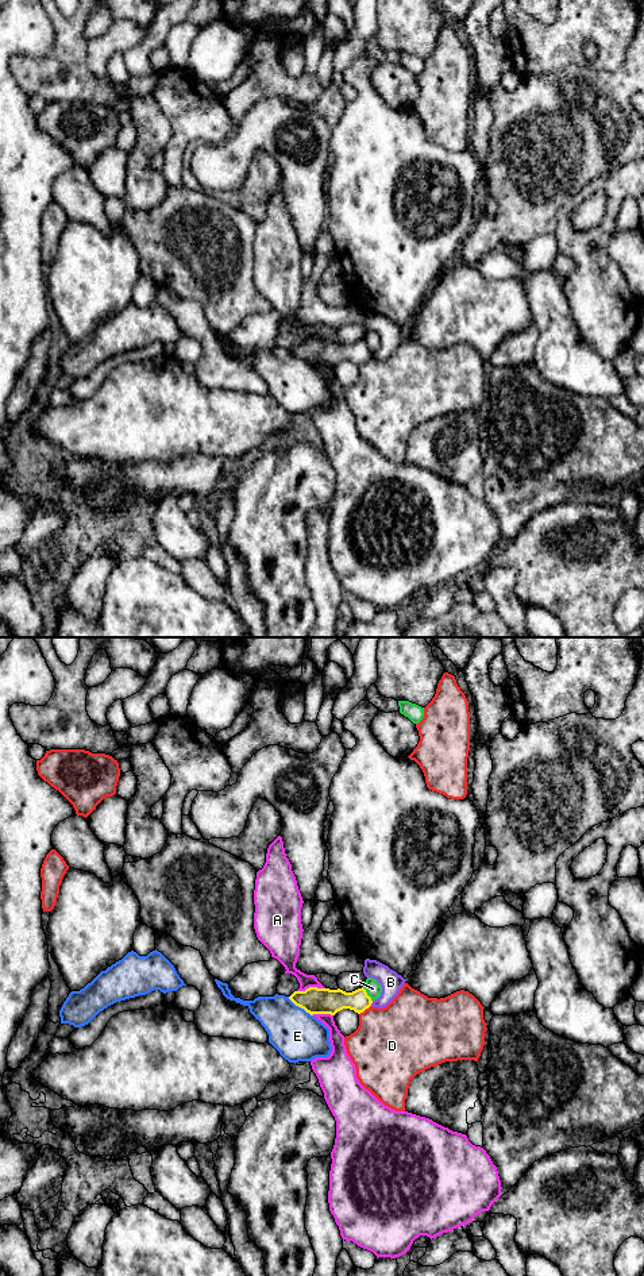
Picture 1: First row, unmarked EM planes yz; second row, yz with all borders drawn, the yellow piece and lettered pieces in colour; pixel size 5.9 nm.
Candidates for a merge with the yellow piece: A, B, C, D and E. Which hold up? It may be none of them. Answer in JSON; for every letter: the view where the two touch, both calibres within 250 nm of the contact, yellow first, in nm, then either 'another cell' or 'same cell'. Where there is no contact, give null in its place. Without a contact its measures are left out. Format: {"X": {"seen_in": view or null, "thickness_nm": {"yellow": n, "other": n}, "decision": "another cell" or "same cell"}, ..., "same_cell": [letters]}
{"A": {"seen_in": "yz", "thickness_nm": {"yellow": 160, "other": 140}, "decision": "another cell"}, "B": {"seen_in": "yz", "thickness_nm": {"yellow": 140, "other": 130}, "decision": "another cell"}, "C": {"seen_in": "yz", "thickness_nm": {"yellow": 150, "other": 90}, "decision": "another cell"}, "D": {"seen_in": "yz", "thickness_nm": {"yellow": 160, "other": 420}, "decision": "another cell"}, "E": {"seen_in": "yz", "thickness_nm": {"yellow": 160, "other": 300}, "decision": "another cell"}, "same_cell": []}

